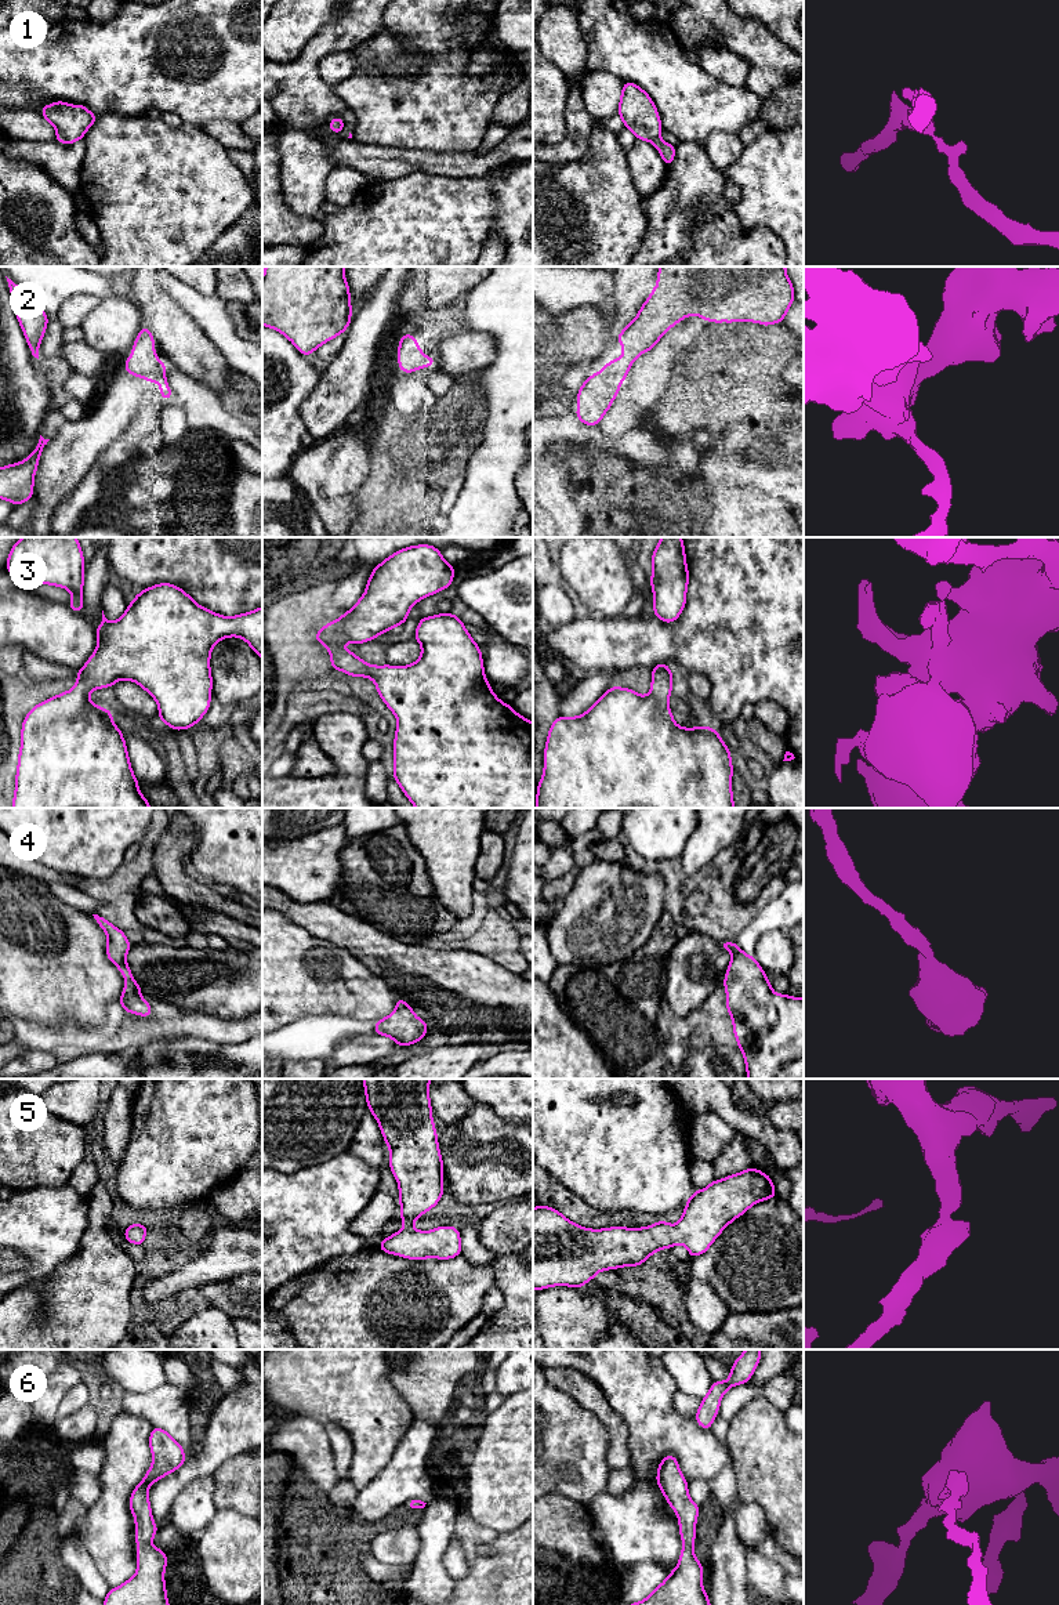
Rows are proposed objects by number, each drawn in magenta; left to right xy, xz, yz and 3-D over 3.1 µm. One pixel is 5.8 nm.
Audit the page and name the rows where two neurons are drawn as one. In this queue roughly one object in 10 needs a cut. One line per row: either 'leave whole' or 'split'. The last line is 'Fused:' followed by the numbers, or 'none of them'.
1: leave whole
2: leave whole
3: leave whole
4: leave whole
5: leave whole
6: leave whole
Fused: none of them

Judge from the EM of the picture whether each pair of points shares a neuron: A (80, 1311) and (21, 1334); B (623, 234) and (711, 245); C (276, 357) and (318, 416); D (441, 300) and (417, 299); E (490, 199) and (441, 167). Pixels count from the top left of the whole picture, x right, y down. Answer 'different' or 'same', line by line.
A: same
B: different
C: different
D: same
E: different

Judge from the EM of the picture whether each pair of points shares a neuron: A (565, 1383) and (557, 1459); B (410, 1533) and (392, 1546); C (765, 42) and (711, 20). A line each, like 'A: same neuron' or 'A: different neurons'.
A: different neurons
B: same neuron
C: same neuron

